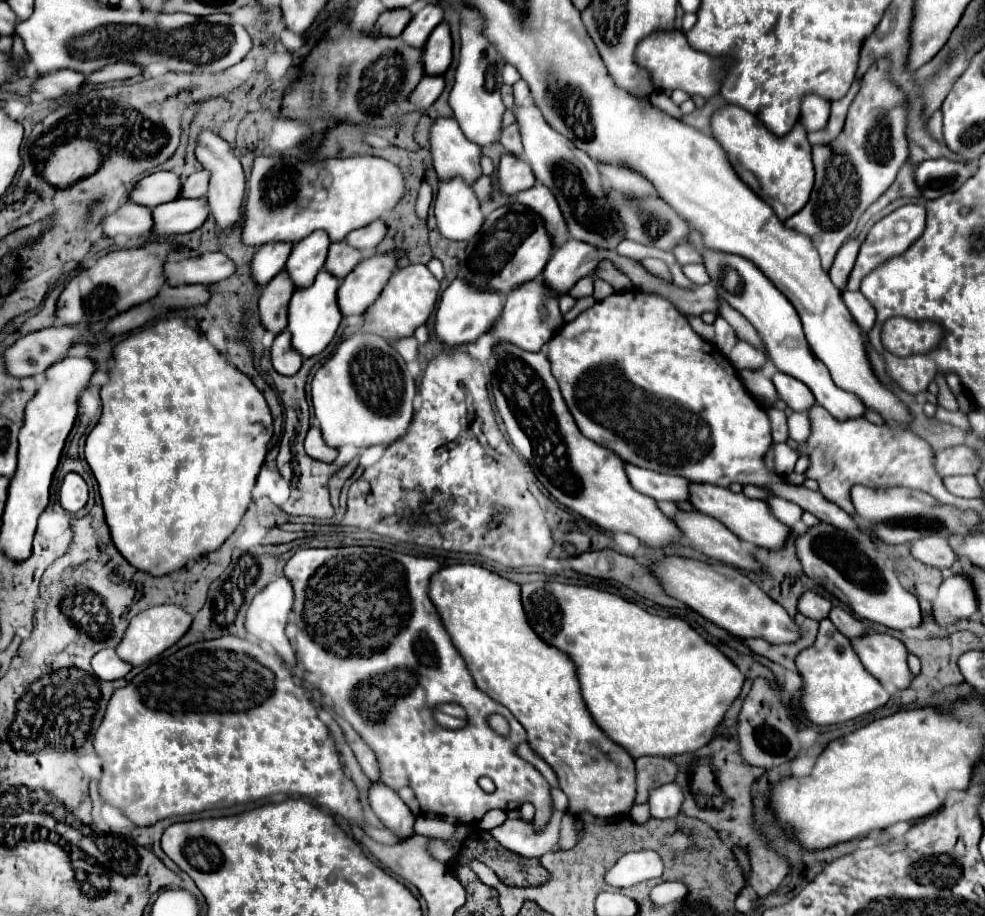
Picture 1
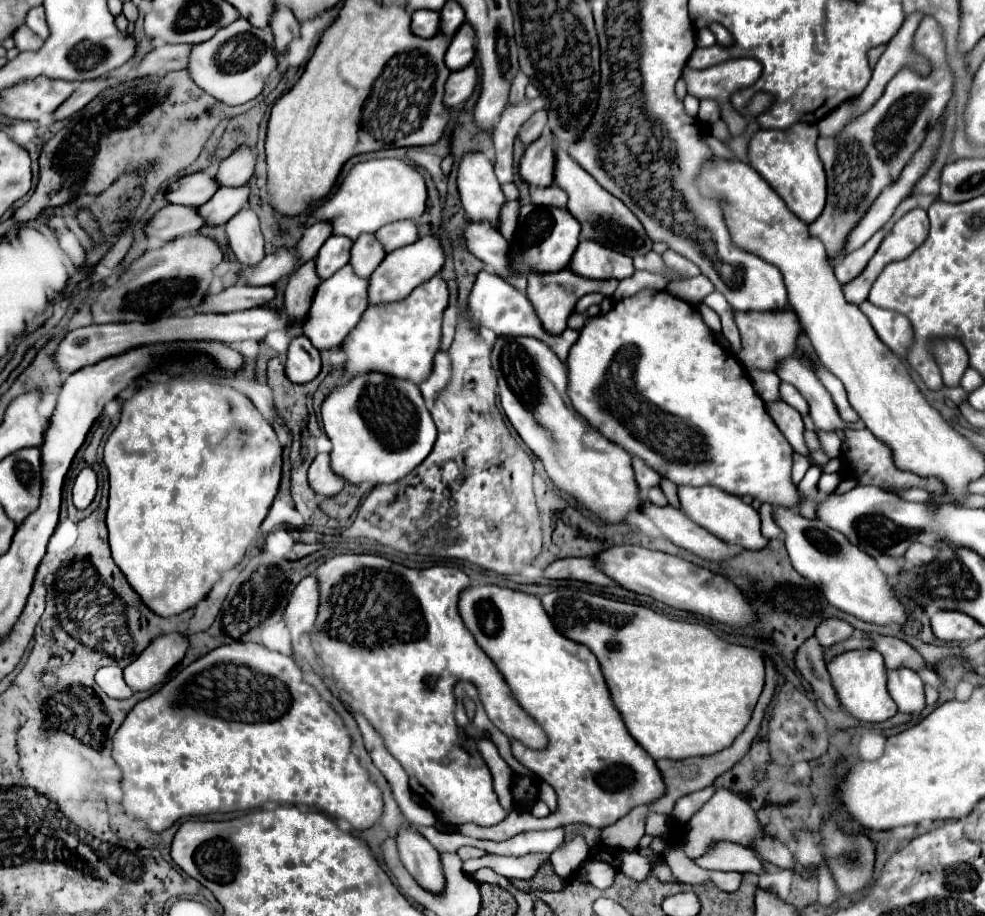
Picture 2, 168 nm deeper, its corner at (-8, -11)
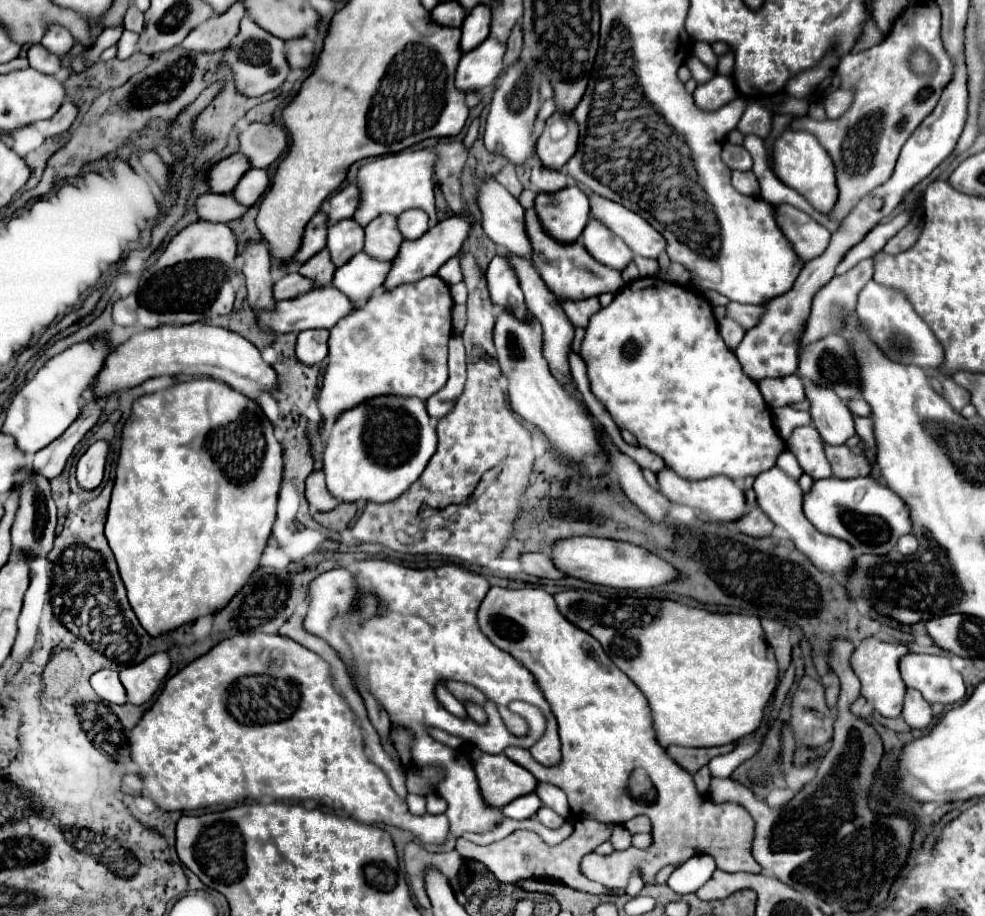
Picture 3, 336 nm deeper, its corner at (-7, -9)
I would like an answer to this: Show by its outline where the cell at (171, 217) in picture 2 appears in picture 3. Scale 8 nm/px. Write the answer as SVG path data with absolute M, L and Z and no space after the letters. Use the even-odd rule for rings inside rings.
M213 193L197 197L195 209L199 219L207 219L211 223L229 223L231 219L237 219L247 211L247 207L239 205L233 197Z

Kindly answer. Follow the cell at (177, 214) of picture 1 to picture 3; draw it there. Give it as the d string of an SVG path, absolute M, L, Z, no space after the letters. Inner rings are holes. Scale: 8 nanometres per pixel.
M251 169L247 171L247 175L243 175L243 179L239 179L239 187L235 187L235 191L231 191L229 195L235 195L245 207L251 207L263 195L267 183L269 177L265 169Z

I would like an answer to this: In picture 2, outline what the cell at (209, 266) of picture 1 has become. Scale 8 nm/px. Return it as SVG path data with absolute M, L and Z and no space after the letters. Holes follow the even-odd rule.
M280 247L272 255L266 255L256 269L242 269L242 275L250 285L272 285L282 277L288 277L296 269L298 257L294 249Z

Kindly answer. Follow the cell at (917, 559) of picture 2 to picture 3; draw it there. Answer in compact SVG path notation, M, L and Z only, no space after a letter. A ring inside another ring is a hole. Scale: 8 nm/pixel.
M905 535L903 539L899 539L899 545L897 545L899 553L903 553L903 555L911 555L911 553L915 553L917 547L919 547L919 545L917 545L915 535Z

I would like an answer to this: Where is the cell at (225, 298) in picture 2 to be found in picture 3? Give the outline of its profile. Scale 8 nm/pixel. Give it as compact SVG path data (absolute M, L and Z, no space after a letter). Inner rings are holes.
M289 271L287 275L279 277L275 281L275 287L273 287L273 295L275 295L277 301L281 301L281 299L293 299L293 297L303 295L307 291L311 291L311 281L307 281L305 277L301 277L295 271Z

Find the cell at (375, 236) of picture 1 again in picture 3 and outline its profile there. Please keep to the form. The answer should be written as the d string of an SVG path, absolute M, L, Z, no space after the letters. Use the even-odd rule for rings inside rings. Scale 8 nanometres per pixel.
M411 209L397 217L397 227L405 239L419 239L429 229L427 221L429 221L429 217L425 211Z

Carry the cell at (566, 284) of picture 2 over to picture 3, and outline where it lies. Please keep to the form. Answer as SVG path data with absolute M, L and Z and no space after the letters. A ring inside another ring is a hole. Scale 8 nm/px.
M533 209L525 211L525 233L527 233L531 247L533 247L531 263L539 271L539 275L545 281L545 285L549 287L549 291L555 297L559 297L561 303L571 301L571 299L585 299L585 297L593 297L593 295L601 295L601 293L615 295L617 291L623 289L625 281L623 281L621 273L593 261L593 257L585 251L585 247L581 247L581 243L561 245L561 243L555 243L547 233L543 233L541 223L537 219L537 213Z

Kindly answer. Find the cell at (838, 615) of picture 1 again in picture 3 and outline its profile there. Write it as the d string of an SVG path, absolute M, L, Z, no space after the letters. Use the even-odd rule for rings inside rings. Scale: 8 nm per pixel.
M907 653L899 661L899 671L907 687L913 687L923 693L923 697L929 703L943 703L943 705L953 705L965 697L965 685L961 679L961 673L951 665L951 659L947 655L917 655L917 653Z

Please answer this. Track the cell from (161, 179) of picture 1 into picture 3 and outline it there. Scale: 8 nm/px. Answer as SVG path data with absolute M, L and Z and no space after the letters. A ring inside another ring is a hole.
M235 153L227 159L221 159L219 163L215 163L209 173L207 173L207 185L211 191L223 191L223 193L231 193L233 187L237 185L239 177L249 169L247 157L241 153Z

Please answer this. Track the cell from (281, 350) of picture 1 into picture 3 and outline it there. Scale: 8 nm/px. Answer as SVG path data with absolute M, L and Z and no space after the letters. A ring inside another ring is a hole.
M323 329L301 331L297 335L297 345L295 345L297 359L307 365L321 363L327 355L327 339L329 339L329 331Z

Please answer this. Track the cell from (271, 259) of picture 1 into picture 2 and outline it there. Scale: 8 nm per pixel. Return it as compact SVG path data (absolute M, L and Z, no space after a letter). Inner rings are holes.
M316 221L314 225L310 225L310 227L304 231L300 243L296 245L296 255L298 255L300 263L304 263L304 261L316 257L318 249L324 245L324 241L326 241L330 235L332 235L332 225L330 225L328 221Z

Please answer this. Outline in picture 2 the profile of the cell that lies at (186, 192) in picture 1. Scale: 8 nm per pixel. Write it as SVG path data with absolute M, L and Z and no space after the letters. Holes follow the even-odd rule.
M240 145L230 157L222 159L216 177L220 177L220 185L244 185L254 173L256 153L248 145Z

